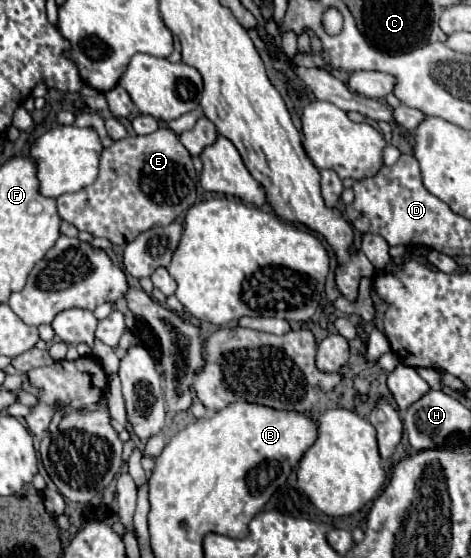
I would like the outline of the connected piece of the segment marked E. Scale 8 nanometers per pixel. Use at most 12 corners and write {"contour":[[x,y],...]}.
{"contour":[[179,137],[103,149],[93,187],[57,197],[79,231],[127,245],[197,199]]}

